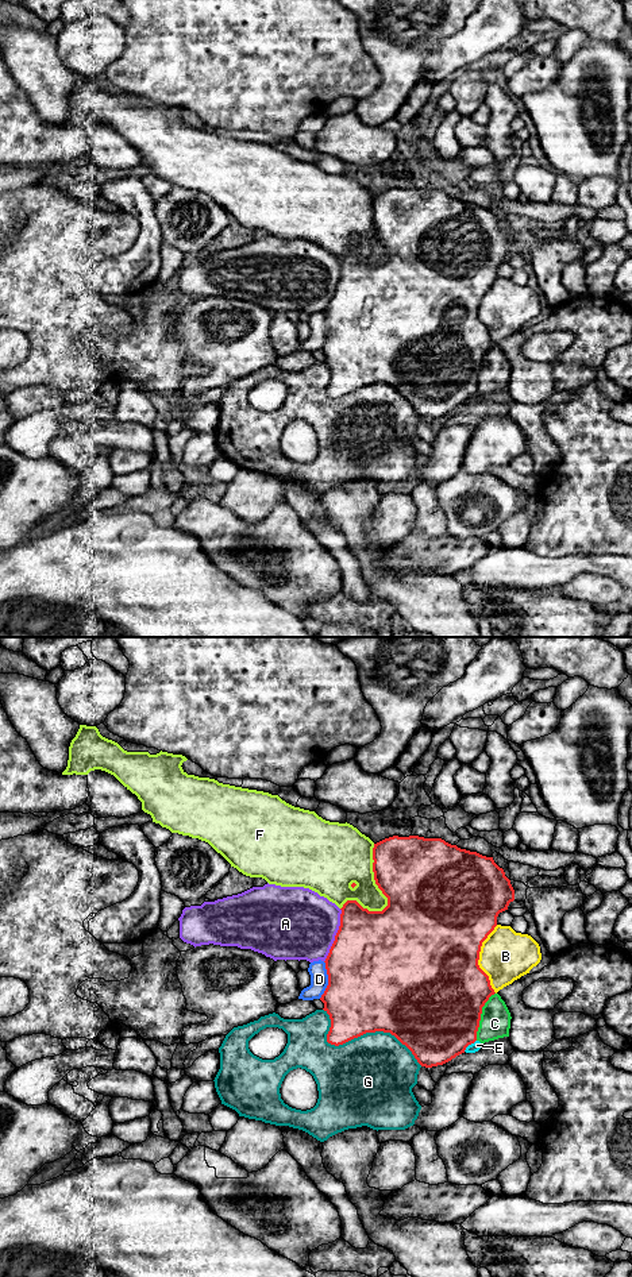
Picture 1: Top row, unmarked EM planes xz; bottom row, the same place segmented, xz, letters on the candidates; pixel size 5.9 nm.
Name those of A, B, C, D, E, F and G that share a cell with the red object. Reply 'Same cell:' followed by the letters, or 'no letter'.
Same cell: no letter

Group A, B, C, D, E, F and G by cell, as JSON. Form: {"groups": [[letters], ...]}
{"groups": [["A"], ["B"], ["C"], ["D"], ["E"], ["F"], ["G"]]}

